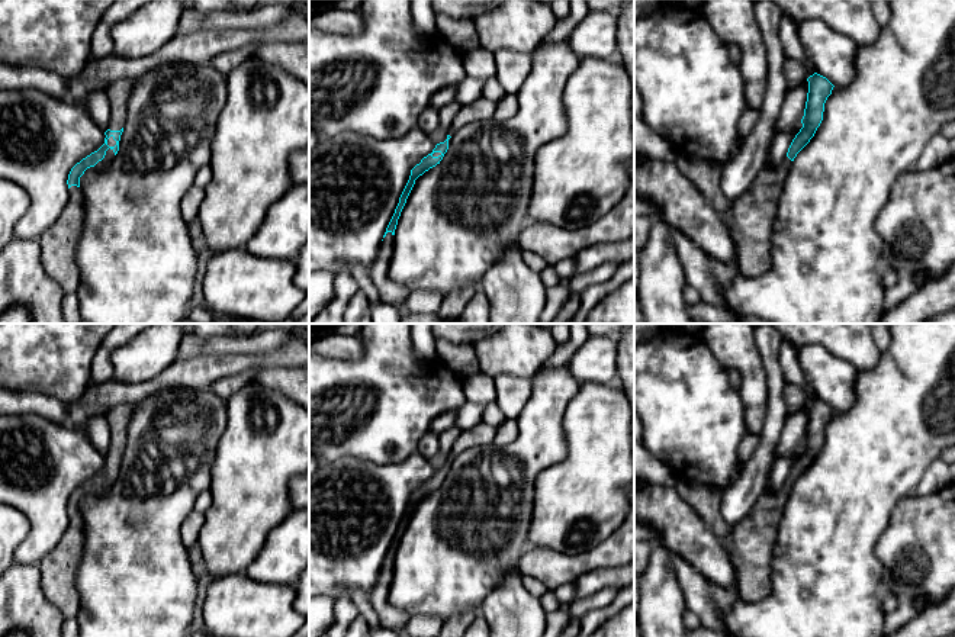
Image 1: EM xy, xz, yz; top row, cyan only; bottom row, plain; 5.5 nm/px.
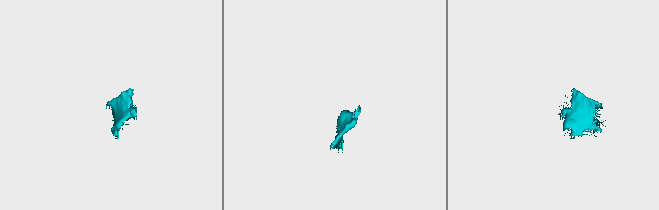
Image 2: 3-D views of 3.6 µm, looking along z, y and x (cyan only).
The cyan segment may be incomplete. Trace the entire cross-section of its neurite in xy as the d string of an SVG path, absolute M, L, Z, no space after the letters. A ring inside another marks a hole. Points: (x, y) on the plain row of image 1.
M123 402L104 414L110 432L104 469L71 493L67 505L68 528L58 546L38 563L44 593L64 618L74 618L81 602L75 588L75 575L84 550L84 521L80 514L80 502L90 492L104 493L118 479L128 438L128 425L138 406L138 402Z

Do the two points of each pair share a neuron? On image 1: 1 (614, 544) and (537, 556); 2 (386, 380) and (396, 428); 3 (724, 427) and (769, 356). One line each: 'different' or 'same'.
1: same
2: same
3: different

